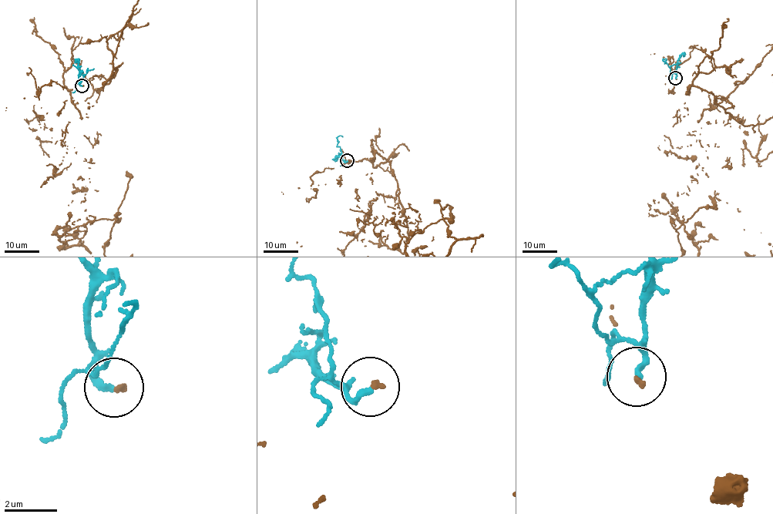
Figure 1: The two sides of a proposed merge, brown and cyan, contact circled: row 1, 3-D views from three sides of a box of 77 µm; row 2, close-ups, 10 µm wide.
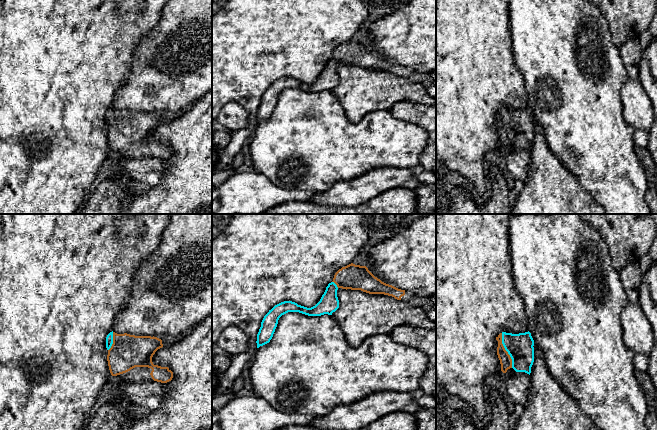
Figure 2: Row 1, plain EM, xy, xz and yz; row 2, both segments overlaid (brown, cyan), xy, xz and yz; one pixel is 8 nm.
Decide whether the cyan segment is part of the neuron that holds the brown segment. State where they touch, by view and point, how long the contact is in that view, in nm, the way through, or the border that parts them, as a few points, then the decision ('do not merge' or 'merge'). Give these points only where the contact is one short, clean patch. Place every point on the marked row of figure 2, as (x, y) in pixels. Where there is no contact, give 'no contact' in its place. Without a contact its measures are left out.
yz (505, 350) | 300 nm | across yz (505, 360), (505, 350), (515, 350), (519, 346) | merge

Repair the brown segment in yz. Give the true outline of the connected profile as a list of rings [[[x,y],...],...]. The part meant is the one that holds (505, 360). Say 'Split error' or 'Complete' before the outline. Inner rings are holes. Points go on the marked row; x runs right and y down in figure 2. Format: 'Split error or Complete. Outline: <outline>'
Split error. Outline: [[[502,332],[497,337],[497,355],[501,364],[501,371],[506,373],[513,368],[516,372],[530,375],[534,362],[534,340],[531,333],[512,334]]]

